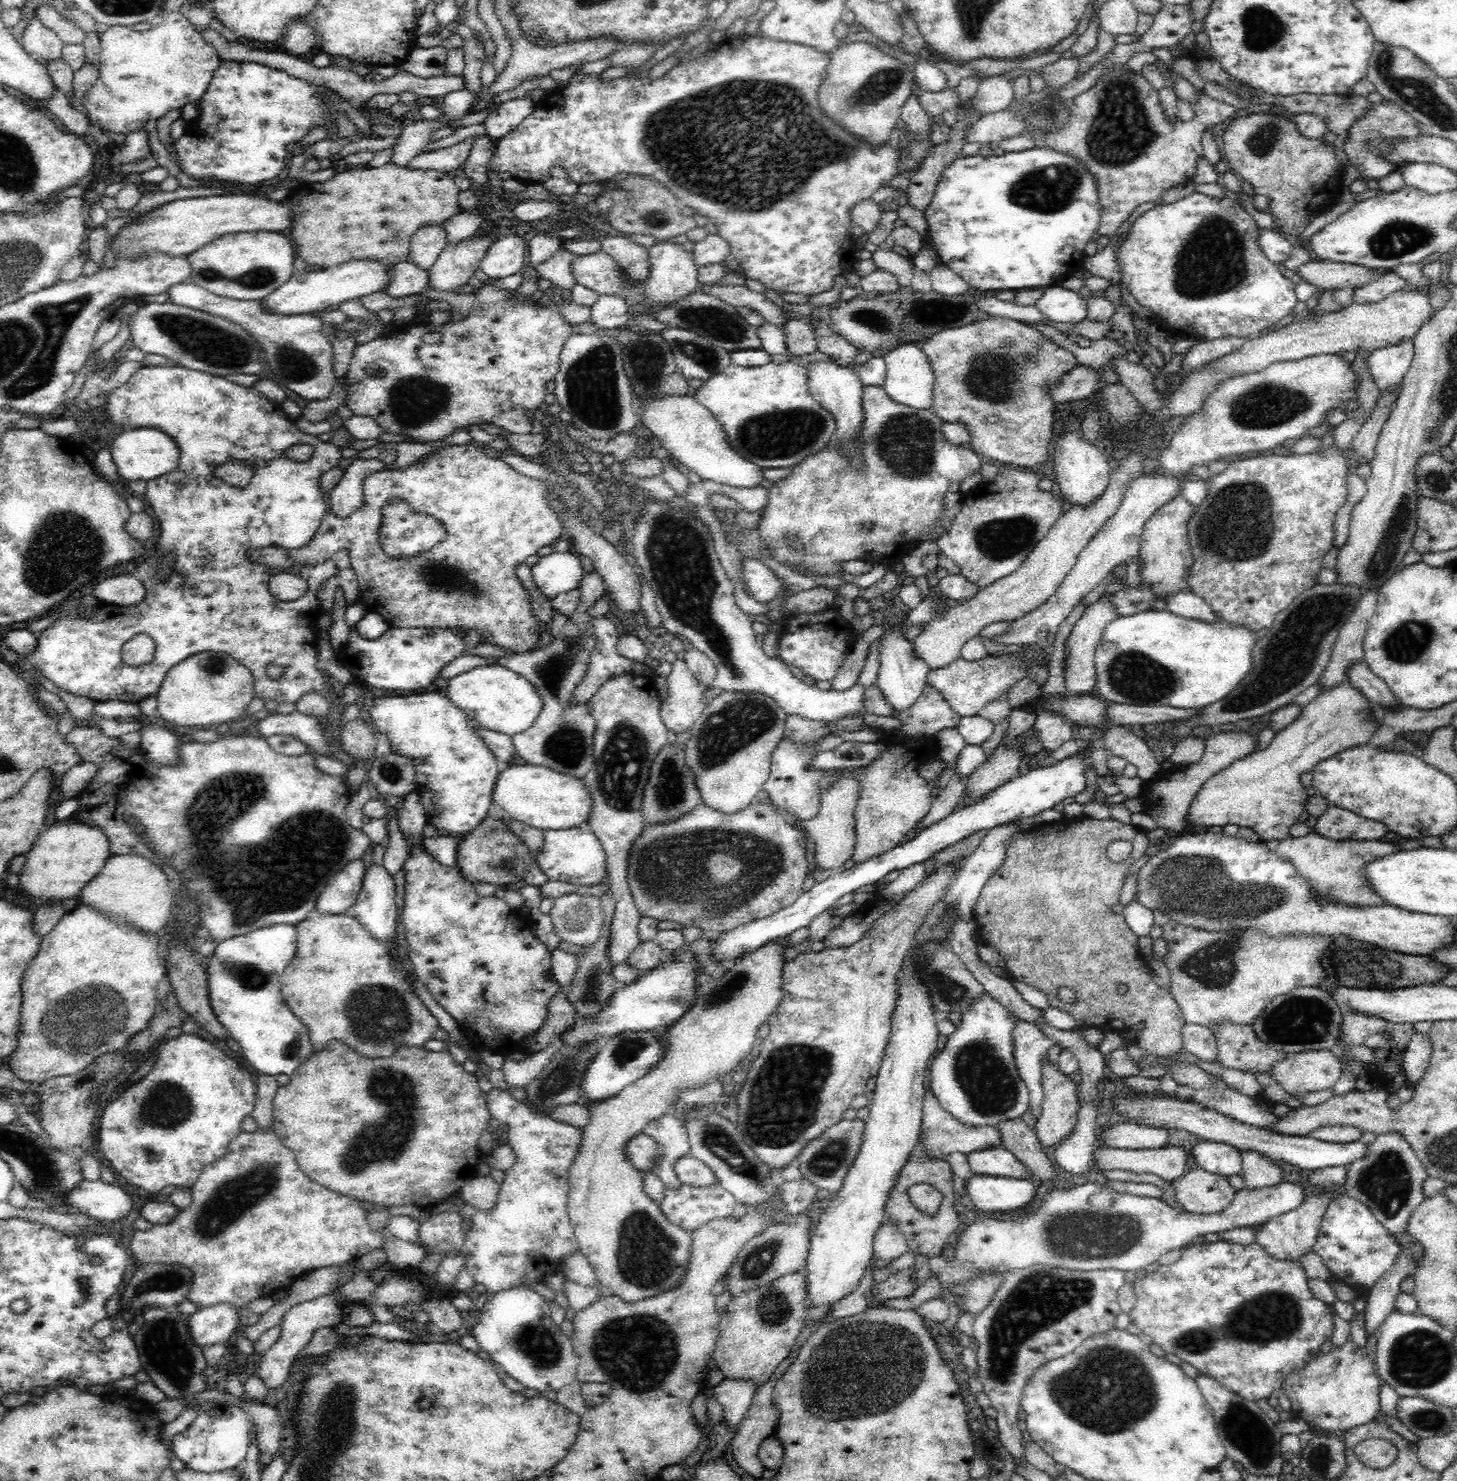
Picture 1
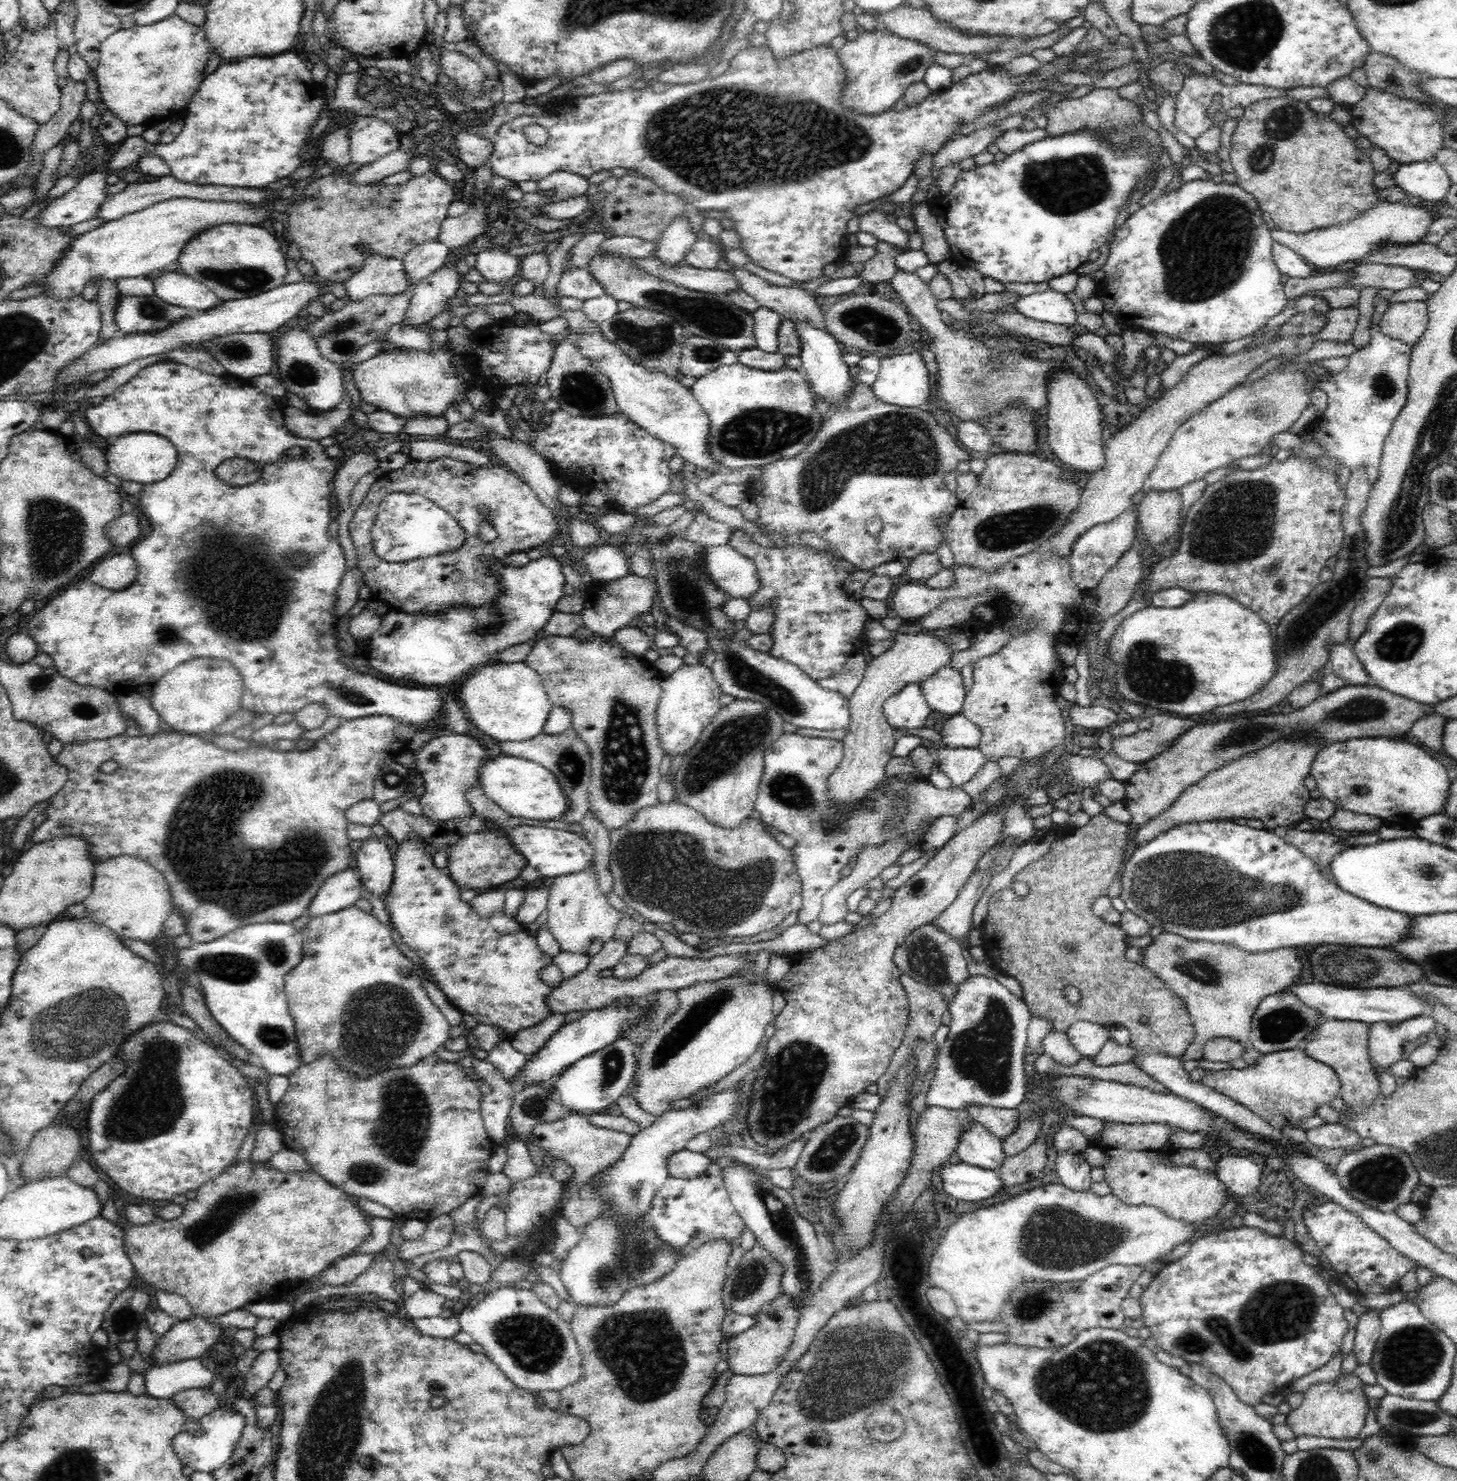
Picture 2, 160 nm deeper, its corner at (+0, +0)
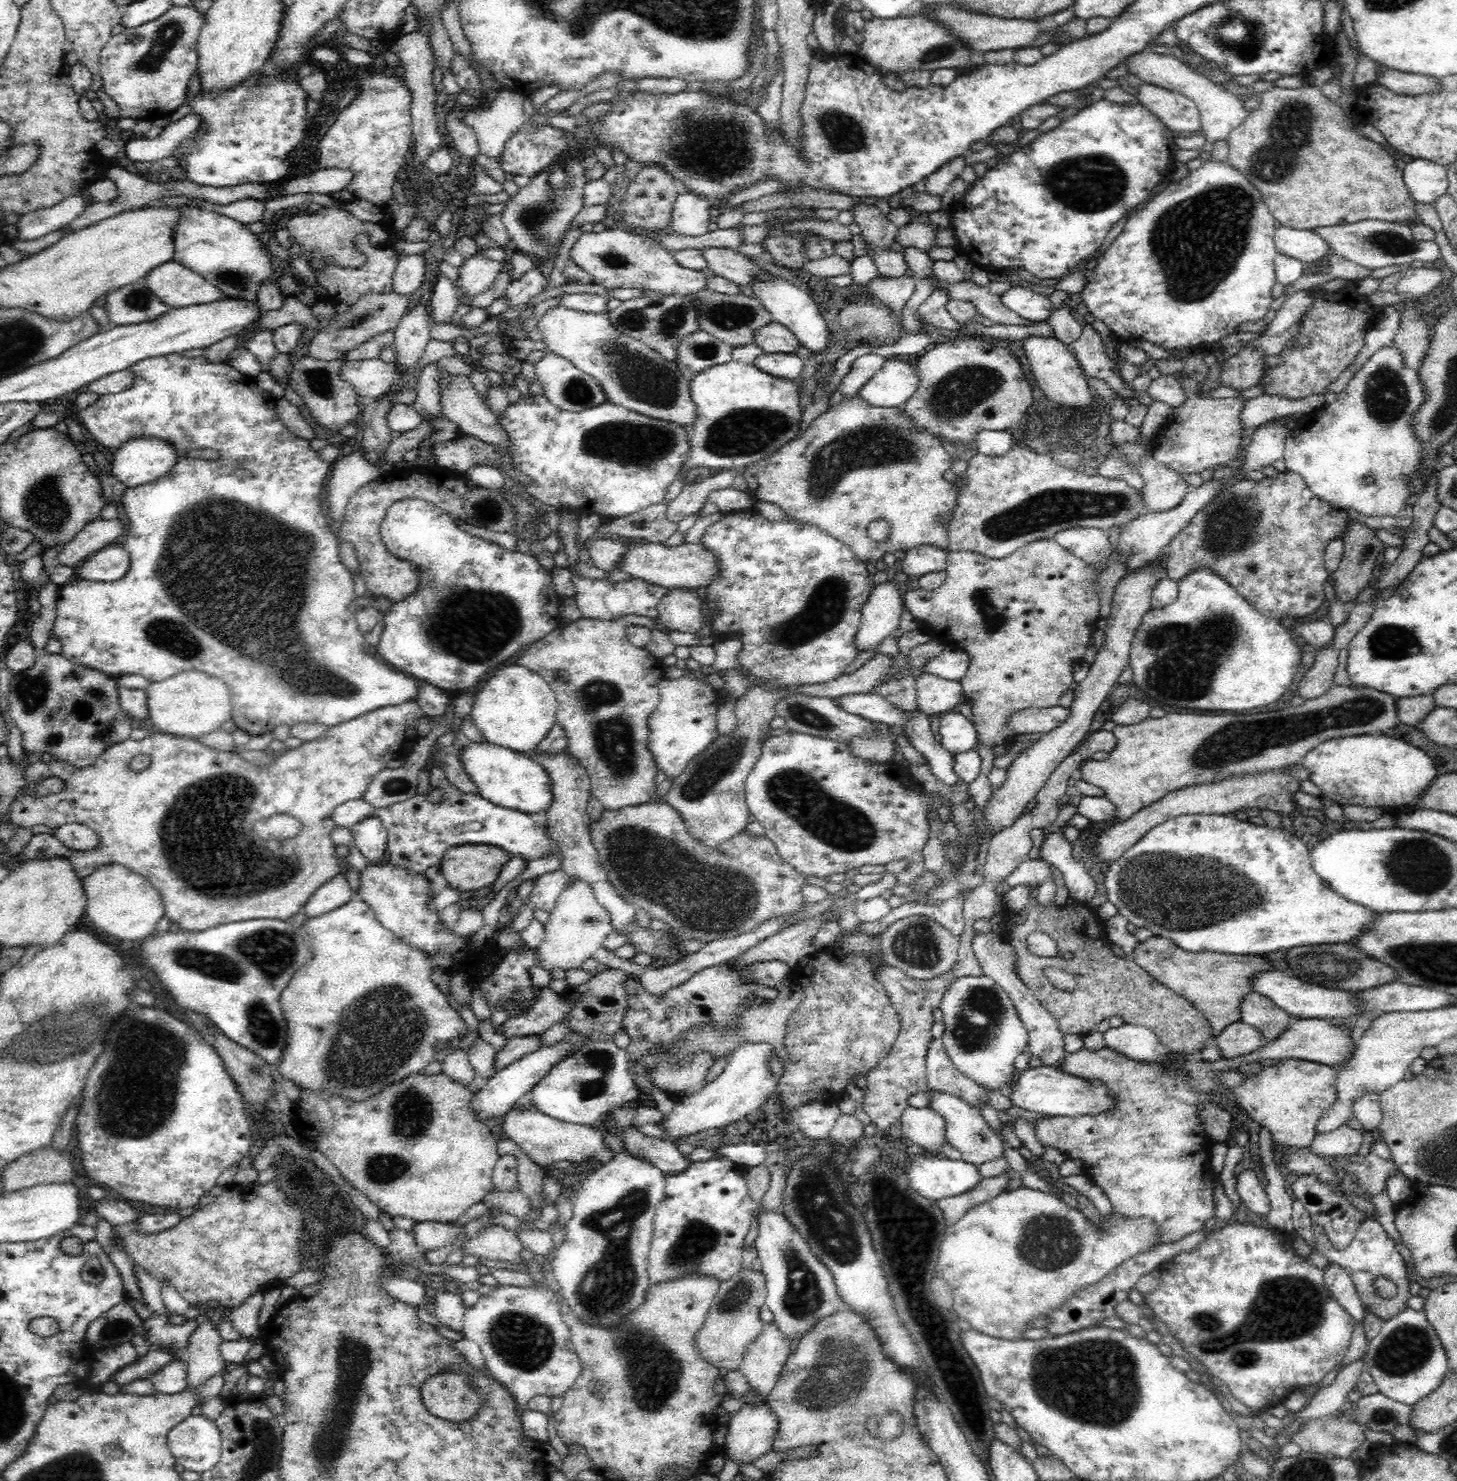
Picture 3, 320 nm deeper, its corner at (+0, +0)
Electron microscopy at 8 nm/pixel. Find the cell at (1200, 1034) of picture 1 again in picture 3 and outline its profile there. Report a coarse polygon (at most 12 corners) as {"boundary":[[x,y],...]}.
{"boundary":[[1232,1022],[1212,1041],[1224,1058],[1256,1050],[1261,1032]]}

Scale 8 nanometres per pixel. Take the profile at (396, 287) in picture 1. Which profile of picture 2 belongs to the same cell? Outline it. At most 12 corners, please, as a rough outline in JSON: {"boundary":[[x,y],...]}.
{"boundary":[[355,248],[363,266],[342,283],[348,301],[409,287],[400,259]]}

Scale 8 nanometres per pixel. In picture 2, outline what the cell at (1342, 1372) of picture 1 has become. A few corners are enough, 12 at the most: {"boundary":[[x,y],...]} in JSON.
{"boundary":[[1354,1373],[1316,1383],[1287,1414],[1295,1438],[1353,1440],[1366,1418]]}

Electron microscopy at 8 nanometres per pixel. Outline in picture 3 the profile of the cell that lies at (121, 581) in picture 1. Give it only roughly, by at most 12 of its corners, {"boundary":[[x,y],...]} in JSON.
{"boundary":[[110,542],[80,564],[80,580],[114,582],[130,566]]}

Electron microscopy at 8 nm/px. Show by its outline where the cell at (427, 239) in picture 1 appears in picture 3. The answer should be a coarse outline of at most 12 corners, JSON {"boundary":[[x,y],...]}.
{"boundary":[[424,255],[397,262],[392,290],[410,295],[425,278]]}

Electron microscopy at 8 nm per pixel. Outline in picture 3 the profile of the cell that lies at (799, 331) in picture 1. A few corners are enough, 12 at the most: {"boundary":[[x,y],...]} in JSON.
{"boundary":[[772,321],[751,342],[767,354],[796,353],[801,346],[787,326]]}

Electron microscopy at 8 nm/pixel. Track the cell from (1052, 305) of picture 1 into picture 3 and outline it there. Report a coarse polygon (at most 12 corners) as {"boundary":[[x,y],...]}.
{"boundary":[[1026,283],[1010,285],[998,297],[1027,321],[1044,322],[1054,308]]}

